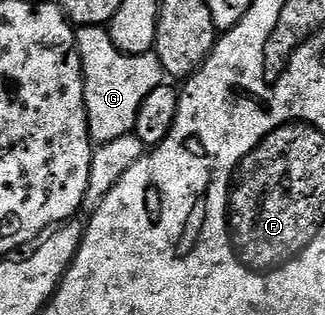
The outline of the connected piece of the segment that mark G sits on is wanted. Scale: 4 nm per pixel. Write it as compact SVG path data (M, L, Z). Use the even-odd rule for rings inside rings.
M83 25L77 30L76 44L82 57L84 99L90 139L95 146L112 143L134 131L140 103L156 87L164 84L162 64L157 53L122 53L112 43L109 32L101 25Z

